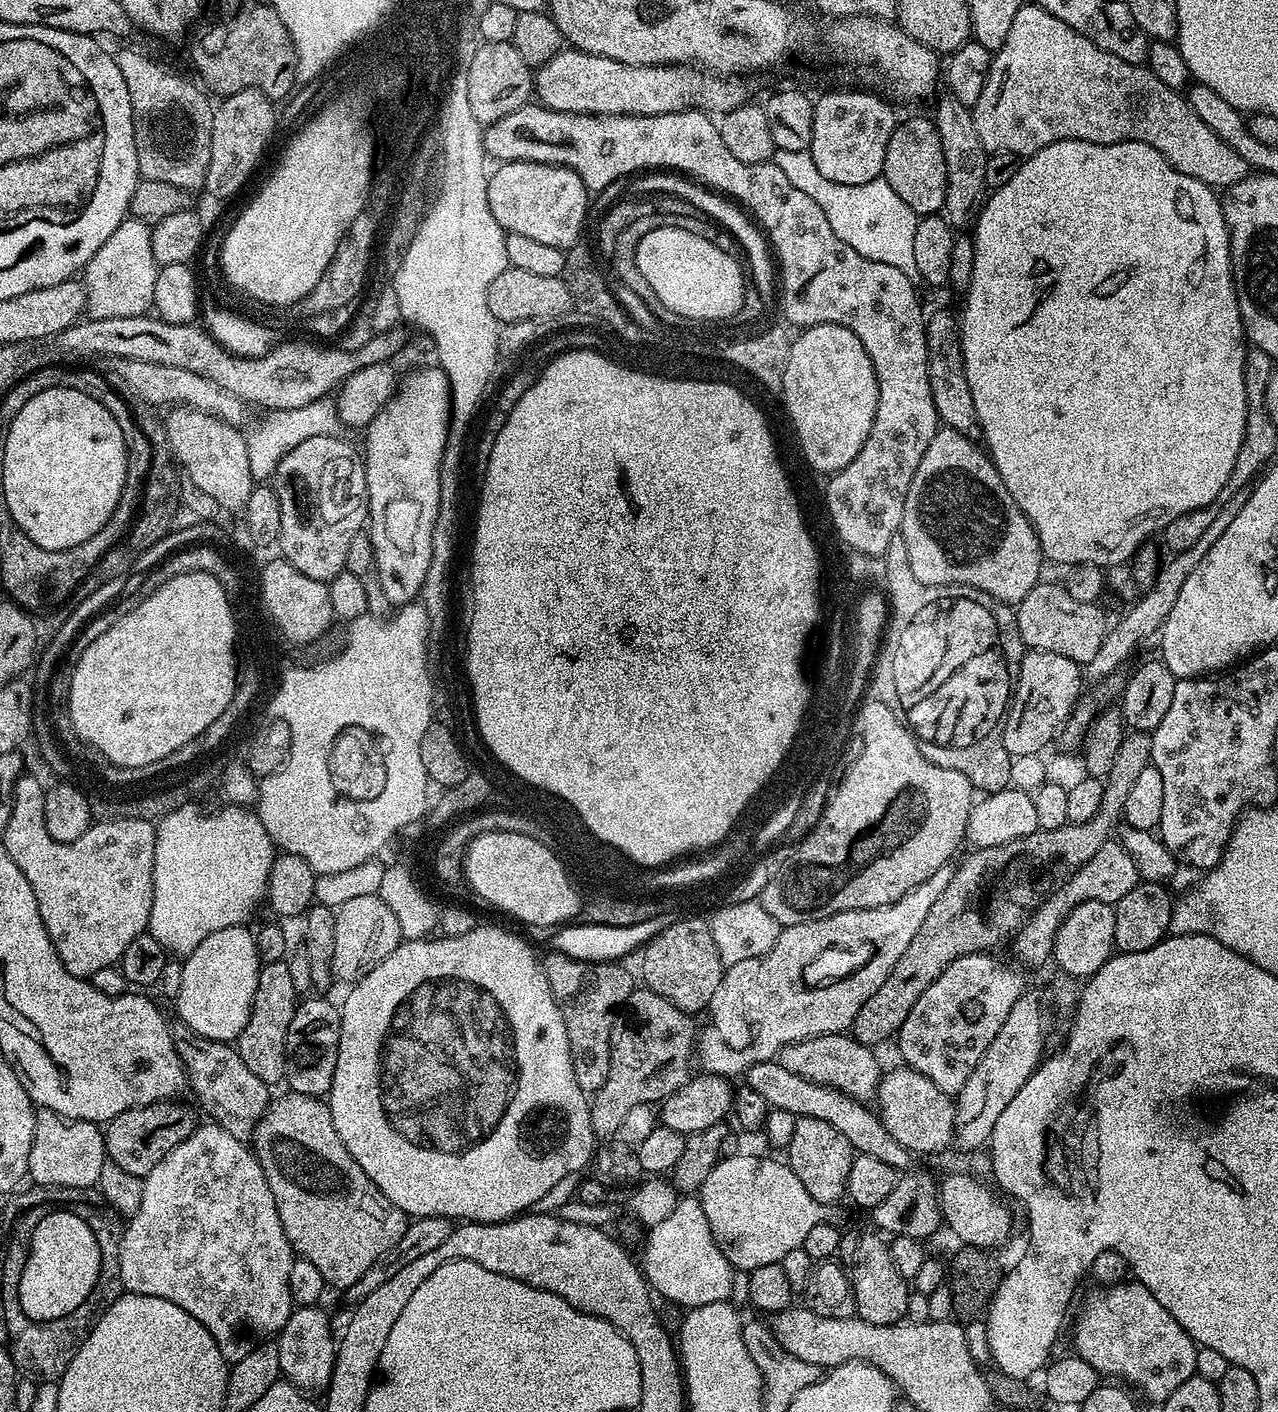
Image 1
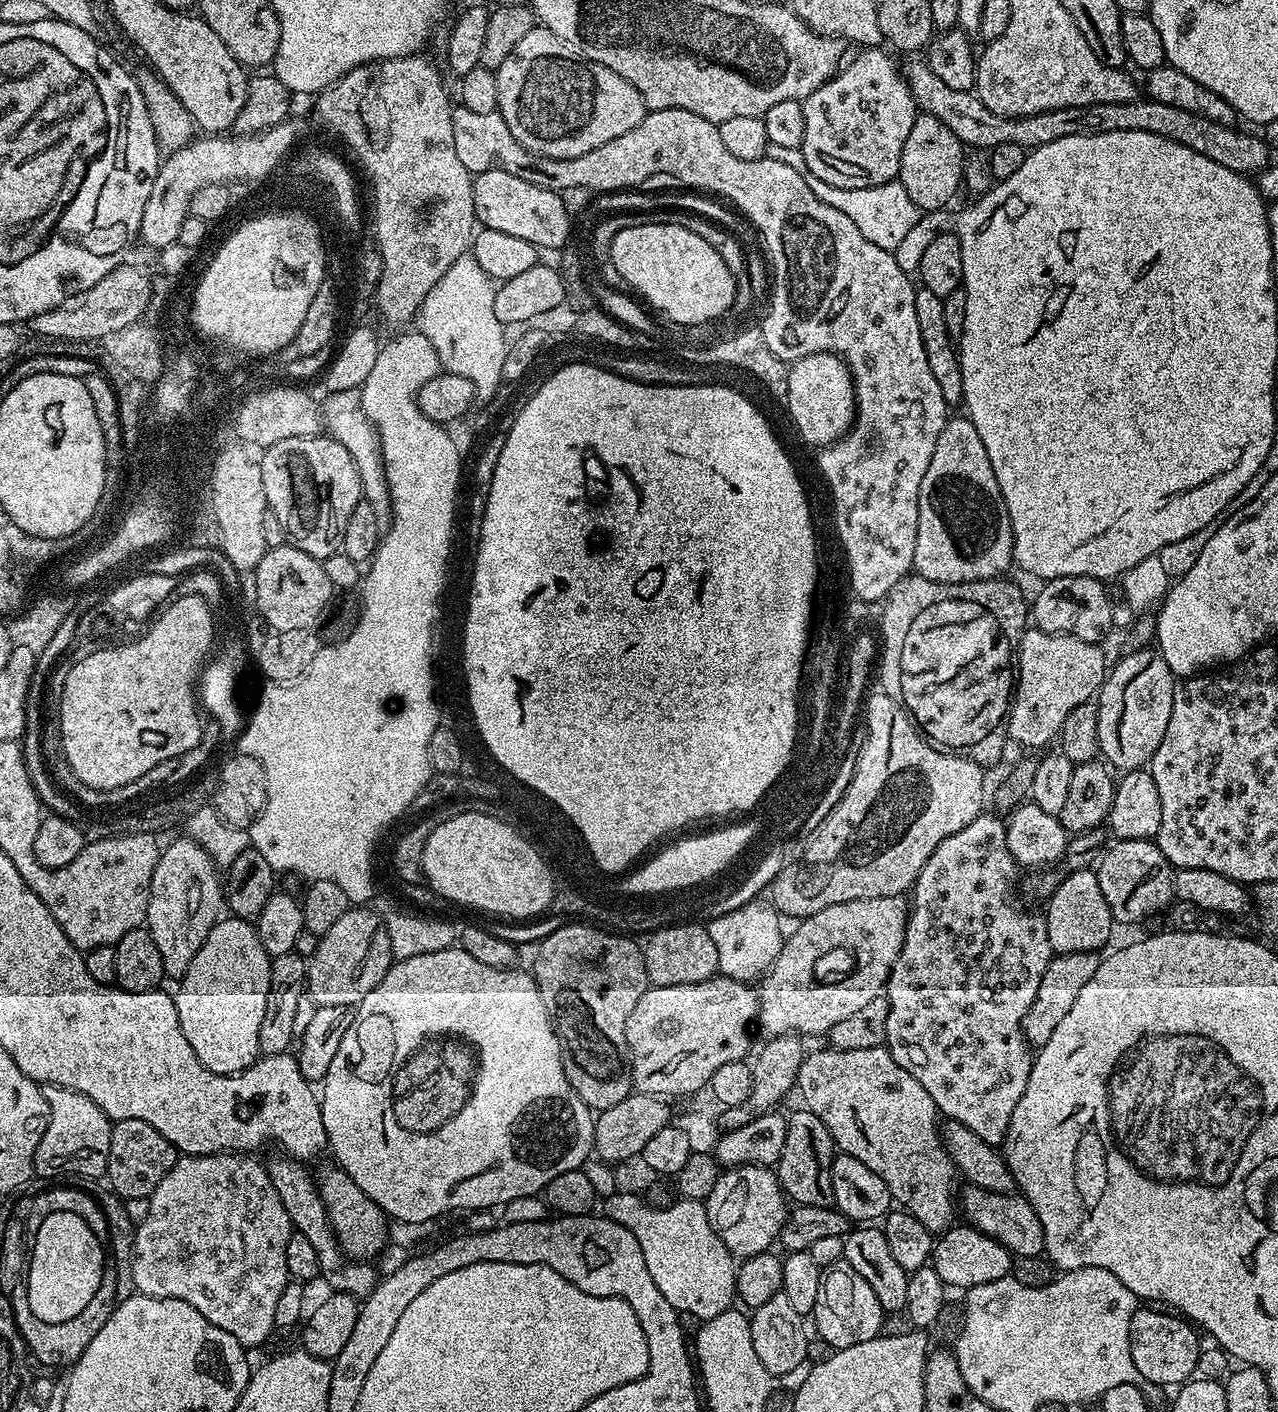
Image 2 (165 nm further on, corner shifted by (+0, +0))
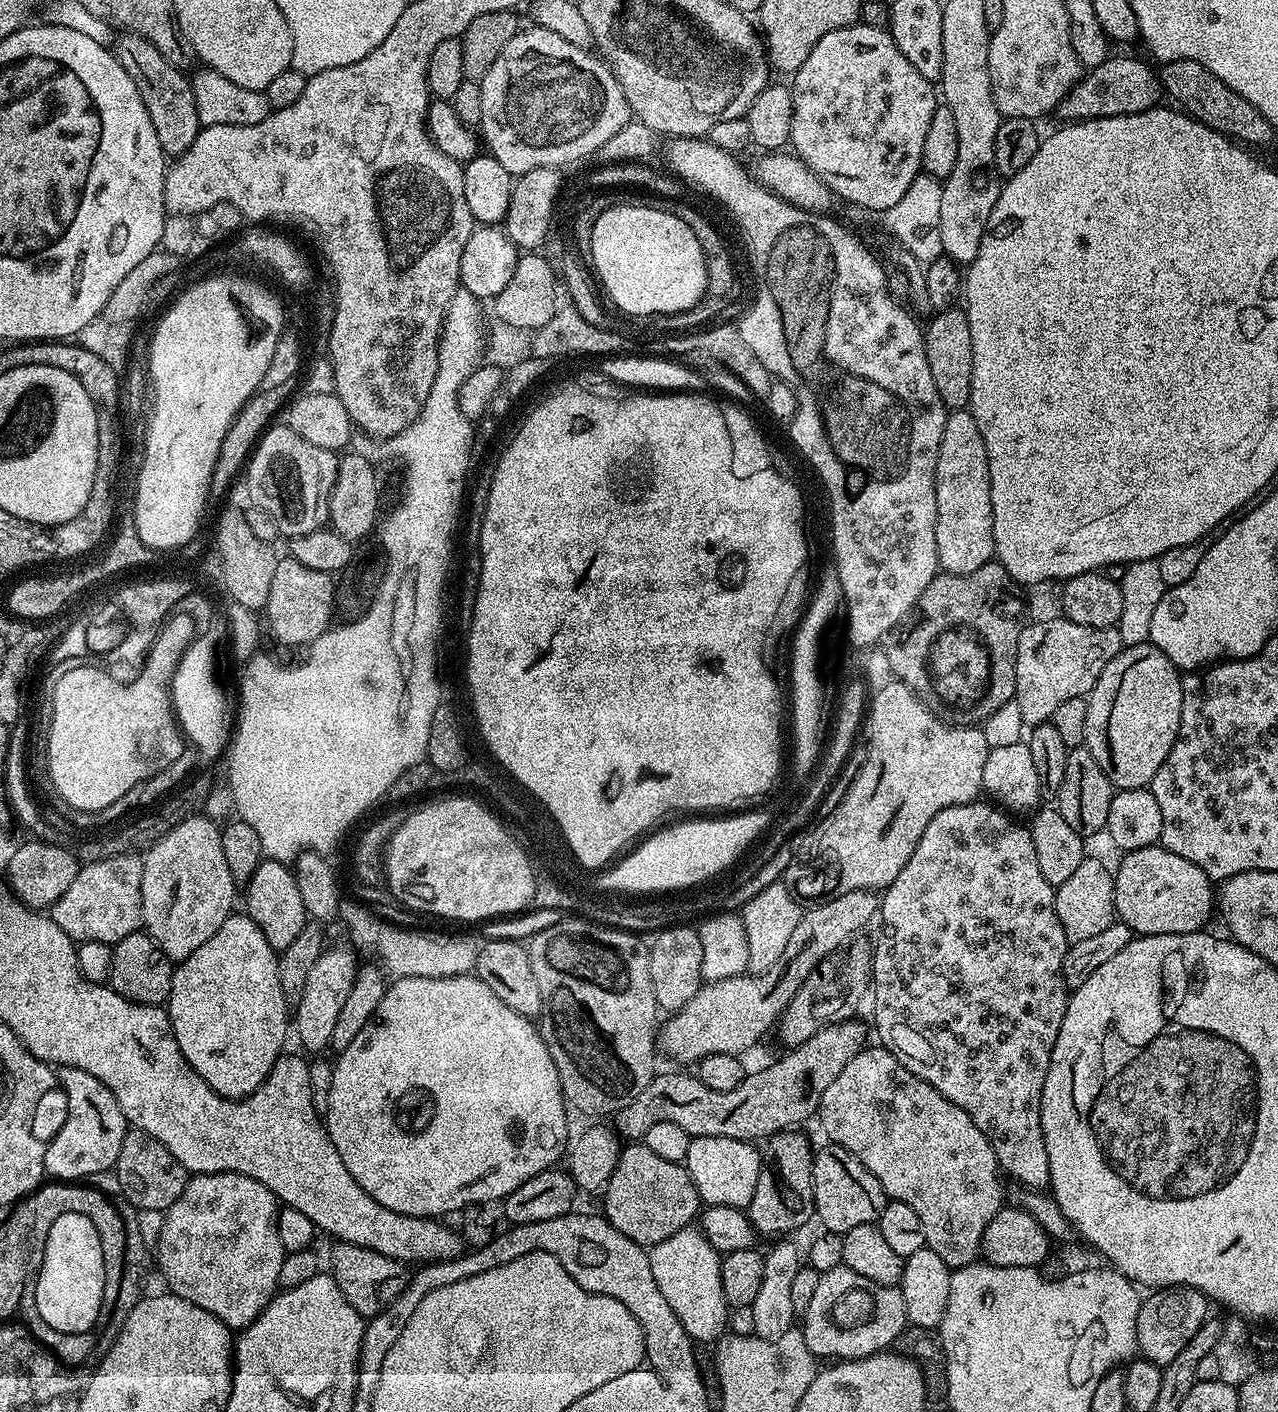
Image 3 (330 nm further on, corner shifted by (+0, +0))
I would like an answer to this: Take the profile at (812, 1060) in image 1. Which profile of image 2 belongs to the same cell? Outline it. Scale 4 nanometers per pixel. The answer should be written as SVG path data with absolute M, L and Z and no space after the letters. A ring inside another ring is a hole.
M824 1046L821 1052L809 1051L798 1070L796 1088L804 1099L803 1107L822 1118L826 1130L830 1130L833 1145L843 1155L858 1158L862 1166L870 1166L870 1170L874 1170L874 1174L886 1182L893 1201L903 1211L914 1214L914 1218L918 1218L918 1222L922 1222L922 1226L934 1234L945 1231L953 1223L952 1208L954 1212L958 1173L948 1151L944 1149L942 1124L934 1106L934 1098L926 1094L922 1082L918 1082L914 1074L902 1070L902 1066L894 1062L887 1047L838 1050Z

